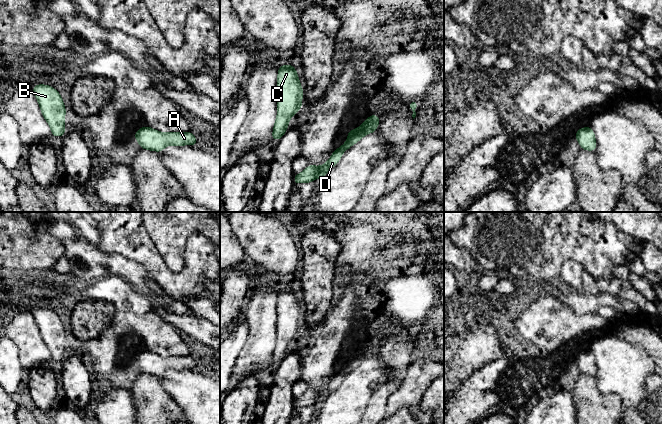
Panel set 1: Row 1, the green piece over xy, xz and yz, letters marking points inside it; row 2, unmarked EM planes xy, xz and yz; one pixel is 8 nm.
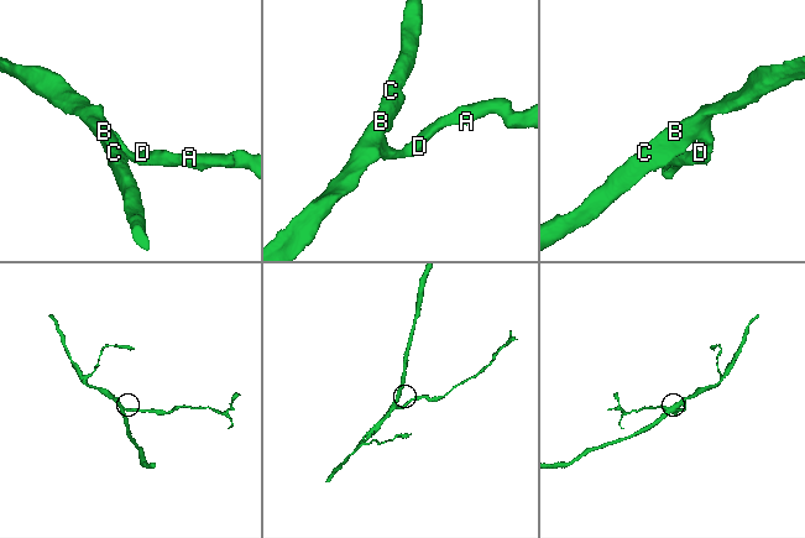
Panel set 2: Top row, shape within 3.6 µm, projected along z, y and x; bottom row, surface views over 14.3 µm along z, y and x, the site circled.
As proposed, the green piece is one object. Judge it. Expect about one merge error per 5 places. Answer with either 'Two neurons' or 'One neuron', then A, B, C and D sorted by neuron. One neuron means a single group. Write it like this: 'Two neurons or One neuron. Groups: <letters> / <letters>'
One neuron. Groups: A B C D

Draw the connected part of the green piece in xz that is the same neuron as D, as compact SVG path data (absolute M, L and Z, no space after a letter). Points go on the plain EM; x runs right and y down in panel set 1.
M371 338L357 353L348 354L348 362L344 368L339 372L334 373L331 381L322 390L315 390L308 388L306 392L297 399L293 399L293 406L295 409L300 407L312 407L317 402L324 402L327 396L336 390L343 377L351 372L355 367L361 365L361 363L370 357L375 357L380 348L380 340Z

